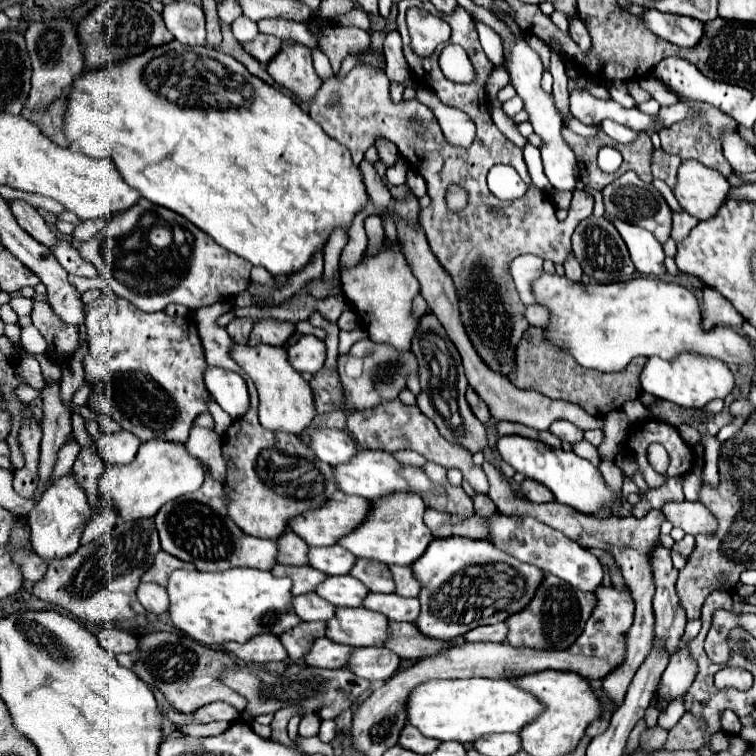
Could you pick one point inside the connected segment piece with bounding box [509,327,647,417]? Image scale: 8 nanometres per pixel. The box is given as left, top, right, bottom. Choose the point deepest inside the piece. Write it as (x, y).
(539, 366)

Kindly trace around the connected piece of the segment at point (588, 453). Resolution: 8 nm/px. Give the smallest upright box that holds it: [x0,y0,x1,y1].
[572,439,599,467]

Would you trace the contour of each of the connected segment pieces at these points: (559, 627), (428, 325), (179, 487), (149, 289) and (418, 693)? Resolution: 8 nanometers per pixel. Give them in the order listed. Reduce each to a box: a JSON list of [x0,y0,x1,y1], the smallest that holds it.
[[505,573,595,651],[411,313,491,453],[99,441,203,521],[77,197,251,313],[407,679,543,743]]

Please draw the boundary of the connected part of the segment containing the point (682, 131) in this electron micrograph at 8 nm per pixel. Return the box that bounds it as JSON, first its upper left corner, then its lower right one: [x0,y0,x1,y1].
[659,101,737,179]

